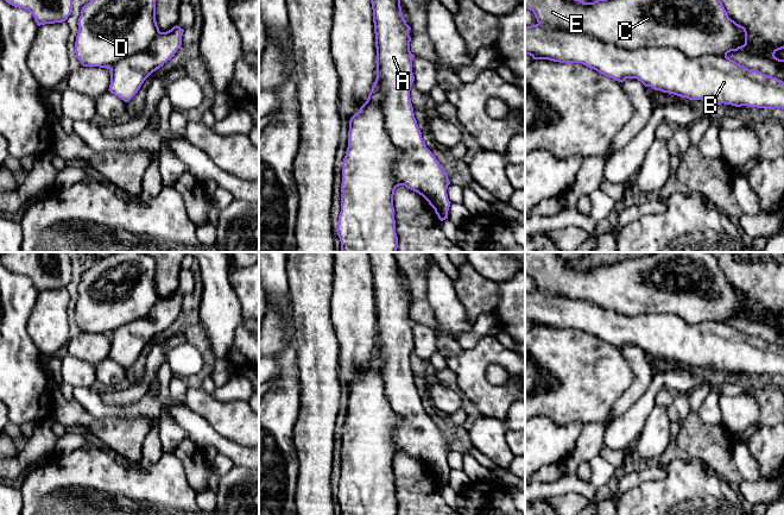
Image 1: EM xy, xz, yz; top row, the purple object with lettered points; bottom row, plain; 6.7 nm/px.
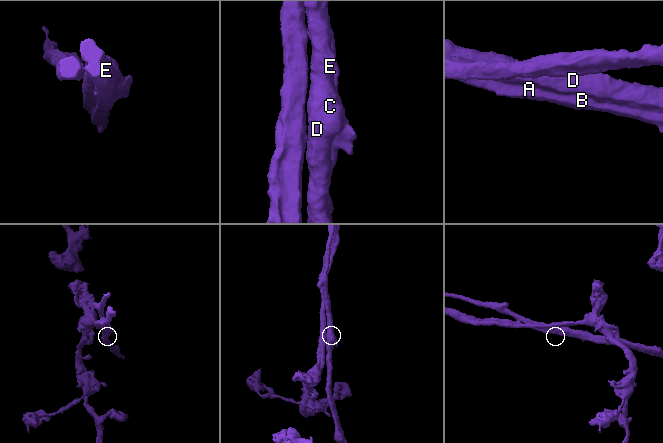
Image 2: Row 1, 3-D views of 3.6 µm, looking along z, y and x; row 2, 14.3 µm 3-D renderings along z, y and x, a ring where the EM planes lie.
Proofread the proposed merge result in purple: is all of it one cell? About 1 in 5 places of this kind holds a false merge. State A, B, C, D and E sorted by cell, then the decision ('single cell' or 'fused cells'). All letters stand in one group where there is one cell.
A B / C D E | fused cells

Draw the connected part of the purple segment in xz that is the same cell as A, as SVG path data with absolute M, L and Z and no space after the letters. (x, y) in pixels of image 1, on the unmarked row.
M368 252L368 255L375 300L377 341L384 359L381 378L387 401L400 417L400 422L393 429L392 437L396 454L405 452L422 461L435 476L438 485L443 488L448 485L448 477L451 470L447 460L450 448L447 438L426 414L415 384L410 365L410 357L415 347L412 339L415 321L410 318L411 303L409 301L411 294L403 283L400 265L393 252Z

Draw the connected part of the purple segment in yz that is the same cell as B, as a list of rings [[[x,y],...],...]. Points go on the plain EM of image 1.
[[[546,291],[525,293],[525,321],[533,326],[549,326],[559,329],[581,329],[598,339],[624,348],[637,345],[645,353],[674,360],[689,366],[702,366],[712,372],[721,370],[735,373],[784,376],[784,348],[748,335],[727,322],[704,321],[696,325],[685,324],[672,314],[657,314],[630,318],[596,304],[549,294]]]

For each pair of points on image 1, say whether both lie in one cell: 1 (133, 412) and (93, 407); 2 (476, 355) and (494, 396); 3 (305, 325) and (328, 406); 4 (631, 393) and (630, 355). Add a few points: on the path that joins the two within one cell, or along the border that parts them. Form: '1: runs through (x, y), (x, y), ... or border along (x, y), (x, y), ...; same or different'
1: runs through (124, 412), (102, 410); same
2: runs through (476, 365), (476, 378), (484, 385); same
3: runs through (316, 345), (320, 385); same
4: runs through (639, 383), (639, 364); same

